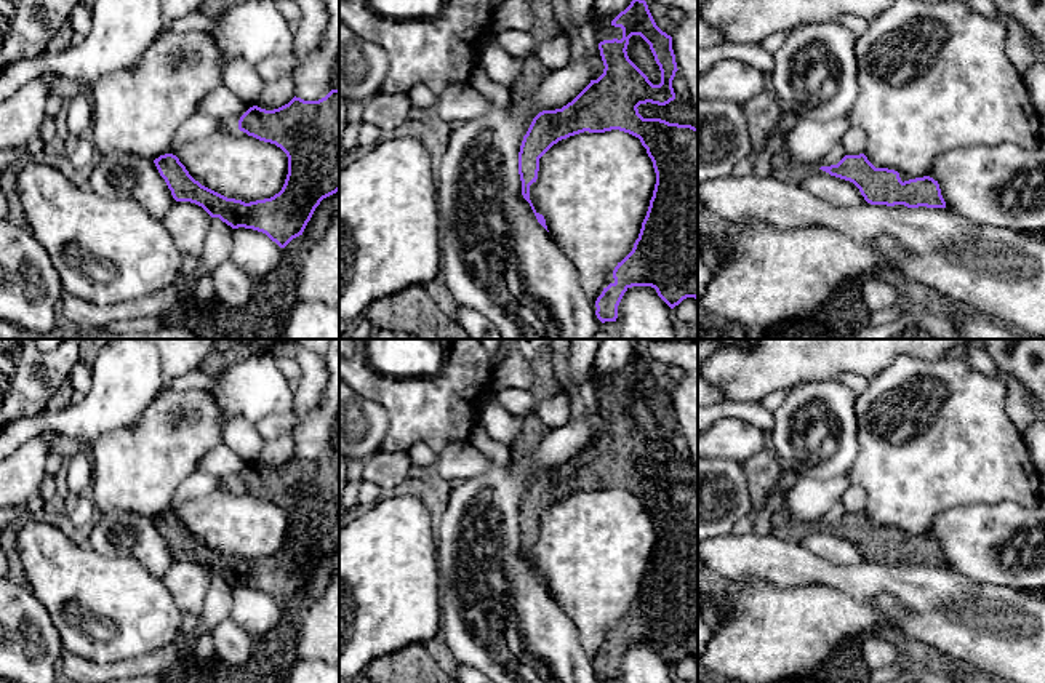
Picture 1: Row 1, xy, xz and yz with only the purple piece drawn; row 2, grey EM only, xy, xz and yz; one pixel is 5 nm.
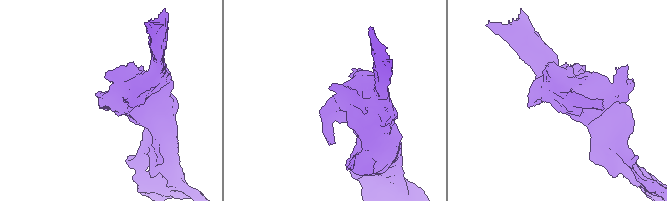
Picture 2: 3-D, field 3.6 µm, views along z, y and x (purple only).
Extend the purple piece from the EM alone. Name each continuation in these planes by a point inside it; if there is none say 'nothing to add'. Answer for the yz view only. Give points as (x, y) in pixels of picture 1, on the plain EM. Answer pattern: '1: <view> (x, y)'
nothing to add

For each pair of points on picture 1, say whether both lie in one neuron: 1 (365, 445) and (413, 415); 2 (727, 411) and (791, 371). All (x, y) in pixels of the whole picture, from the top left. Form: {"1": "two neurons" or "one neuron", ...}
{"1": "two neurons", "2": "two neurons"}

